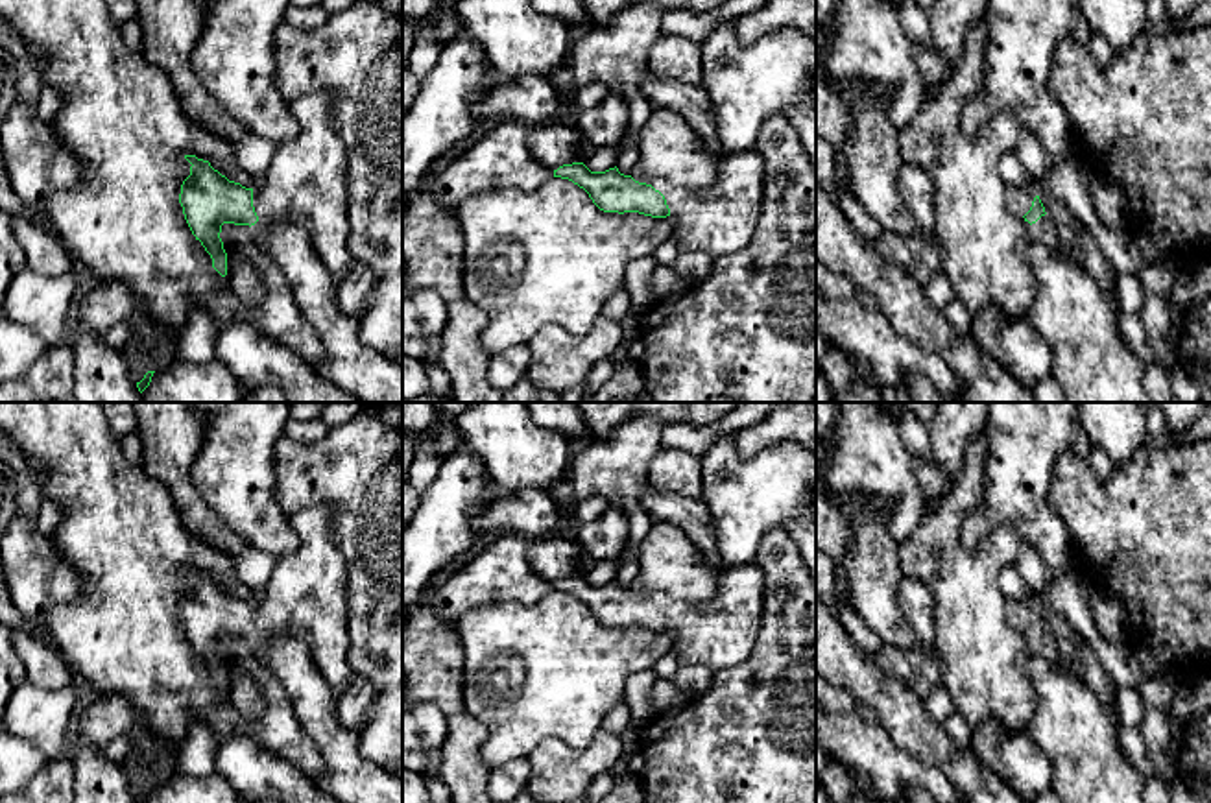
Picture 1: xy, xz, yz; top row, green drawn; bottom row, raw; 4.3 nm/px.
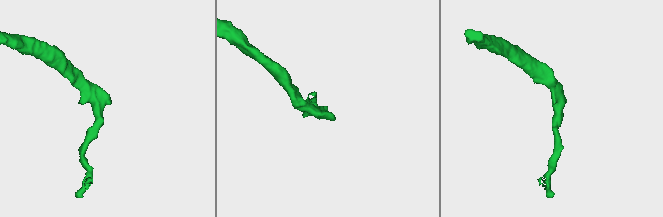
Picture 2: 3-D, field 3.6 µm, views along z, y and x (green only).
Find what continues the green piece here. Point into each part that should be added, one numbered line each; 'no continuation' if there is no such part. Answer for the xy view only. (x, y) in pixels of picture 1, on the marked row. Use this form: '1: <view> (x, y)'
1: xy (305, 183)

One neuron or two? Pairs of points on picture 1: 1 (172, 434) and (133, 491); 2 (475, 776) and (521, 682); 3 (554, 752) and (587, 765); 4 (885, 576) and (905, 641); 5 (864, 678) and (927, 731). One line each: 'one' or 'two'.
1: two
2: two
3: one
4: one
5: one

